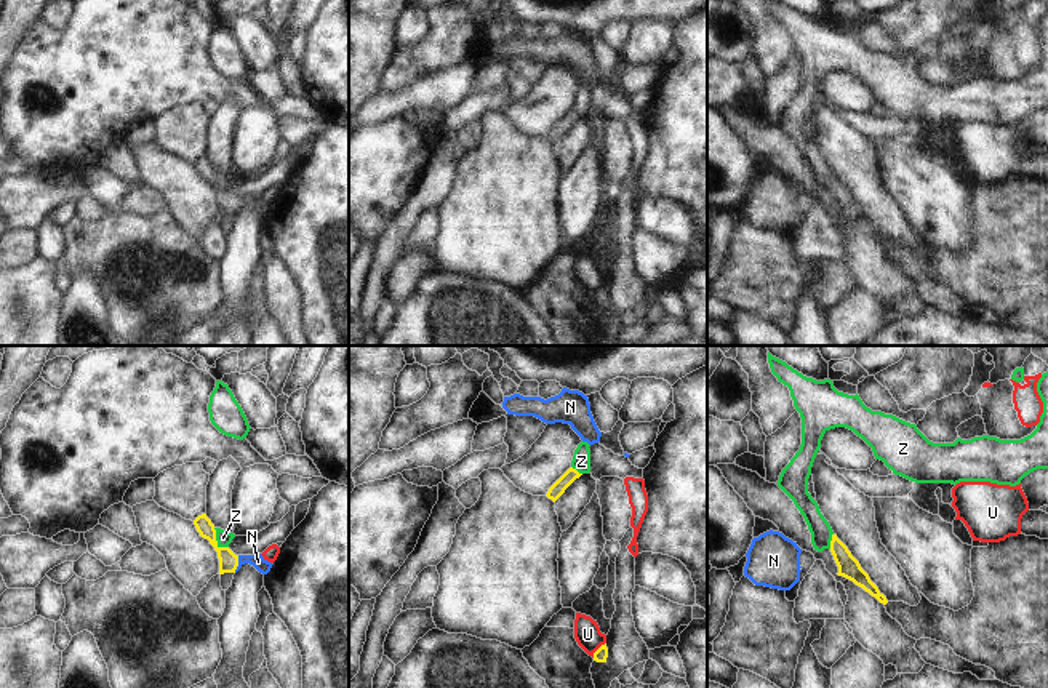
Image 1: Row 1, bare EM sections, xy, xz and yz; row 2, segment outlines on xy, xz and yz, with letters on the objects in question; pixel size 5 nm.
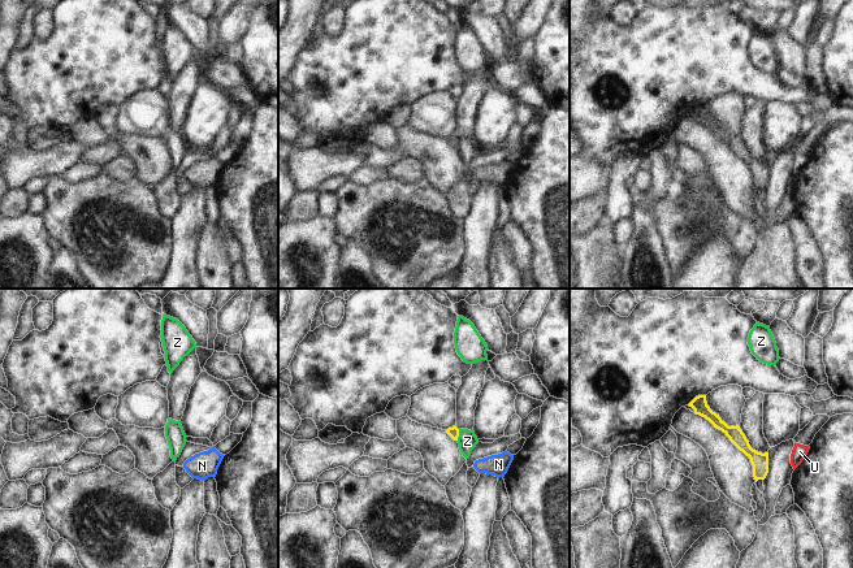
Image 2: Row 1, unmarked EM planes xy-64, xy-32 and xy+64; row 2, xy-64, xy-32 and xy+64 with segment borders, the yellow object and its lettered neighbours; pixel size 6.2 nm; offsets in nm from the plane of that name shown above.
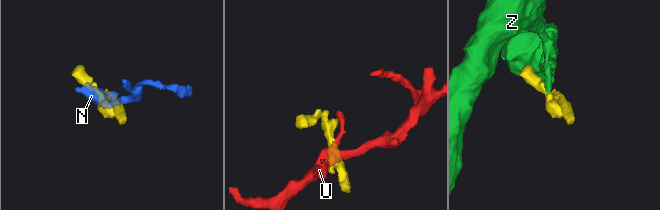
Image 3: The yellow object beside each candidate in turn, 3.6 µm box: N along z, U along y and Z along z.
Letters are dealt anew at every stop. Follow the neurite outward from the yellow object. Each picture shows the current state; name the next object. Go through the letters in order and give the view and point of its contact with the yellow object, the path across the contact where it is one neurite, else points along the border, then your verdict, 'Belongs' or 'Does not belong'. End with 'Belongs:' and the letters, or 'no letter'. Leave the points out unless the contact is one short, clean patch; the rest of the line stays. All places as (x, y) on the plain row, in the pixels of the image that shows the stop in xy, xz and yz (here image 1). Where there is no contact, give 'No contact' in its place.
N: Touches yellow at xy (237, 205). Path across: xy (228, 202), (237, 205), (258, 204). Belongs
U: Touches yellow at xz (597, 292). Boundary: xz (605, 284), (592, 298). Does not belong
Z: Touches yellow at xy (216, 183). Boundary: xy (213, 170), (216, 184), (228, 189). Does not belong
Belongs: N.

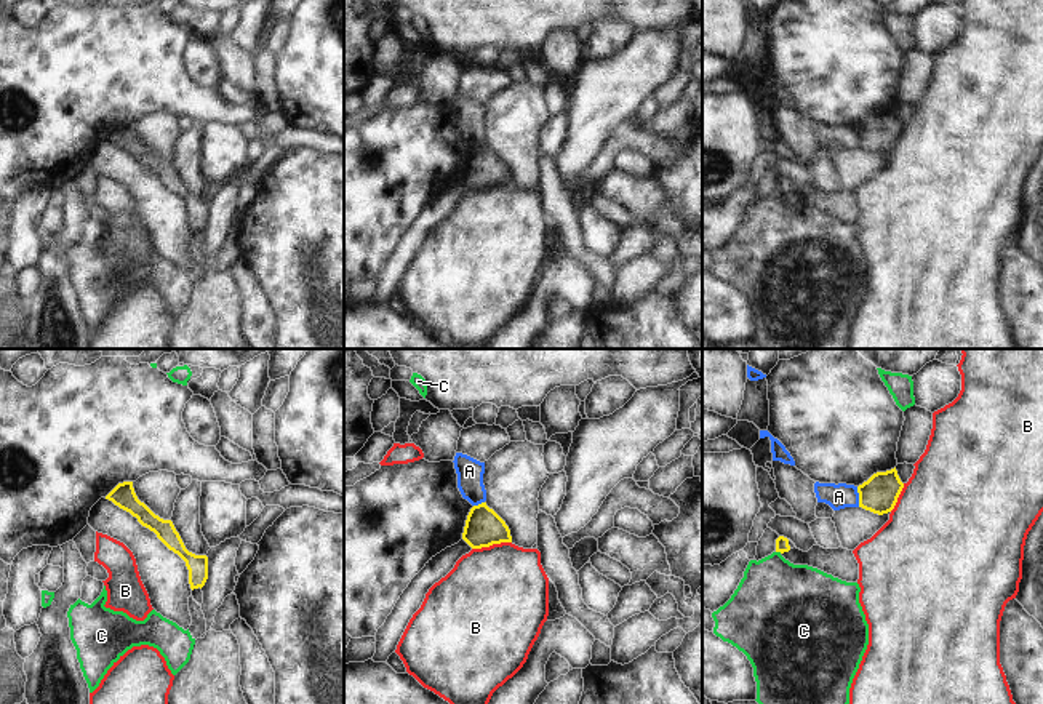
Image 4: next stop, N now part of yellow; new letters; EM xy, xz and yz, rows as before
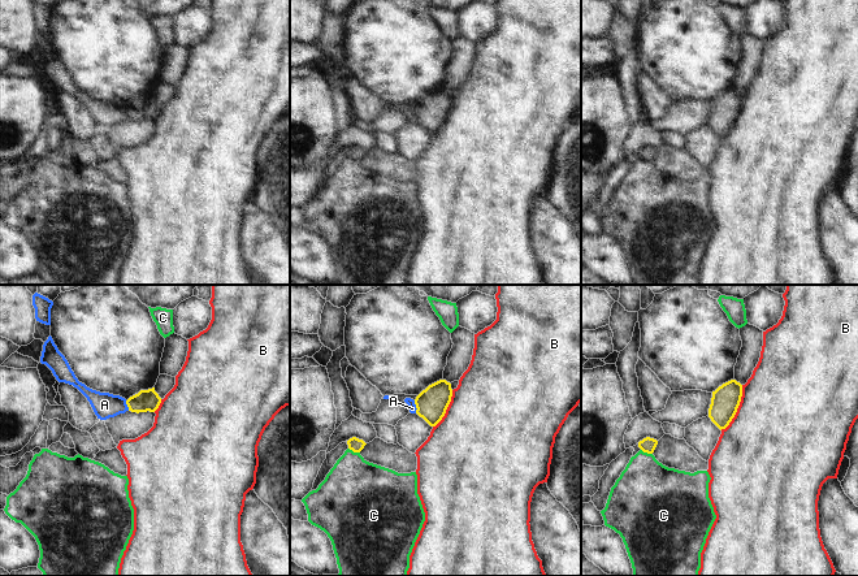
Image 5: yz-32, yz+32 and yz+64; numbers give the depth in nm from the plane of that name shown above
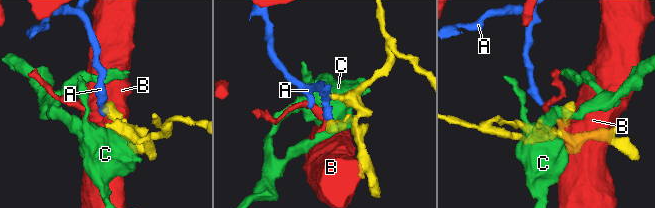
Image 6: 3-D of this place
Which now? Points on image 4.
A: Touches yellow at yz (859, 138). Boundary: yz (856, 128), (859, 148). Does not belong
B: Touches yellow at xz (491, 186). Boundary: xz (511, 183), (472, 191). Does not belong
C: Touches yellow at yz (779, 192). Does not belong
Belongs: no letter.

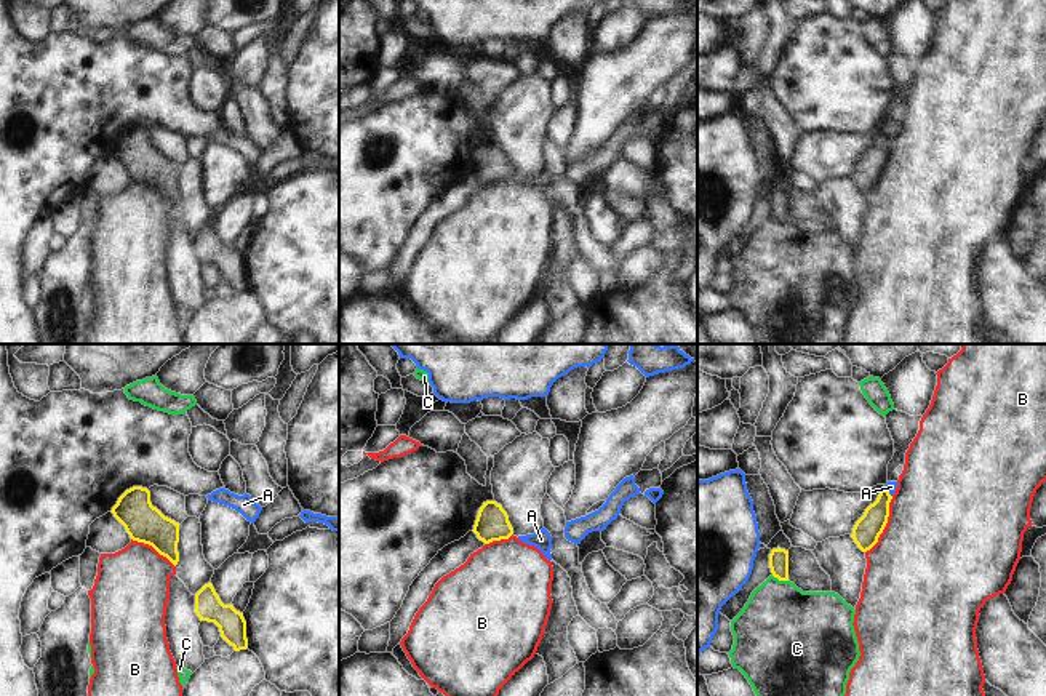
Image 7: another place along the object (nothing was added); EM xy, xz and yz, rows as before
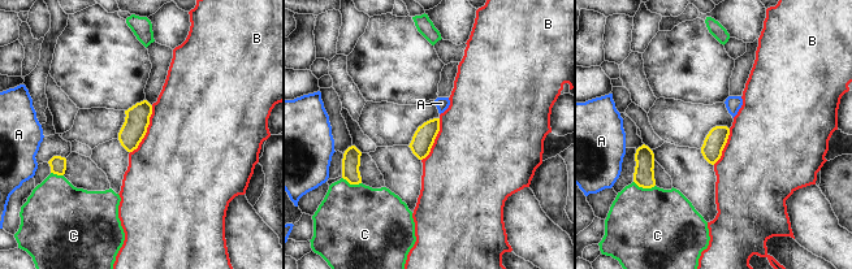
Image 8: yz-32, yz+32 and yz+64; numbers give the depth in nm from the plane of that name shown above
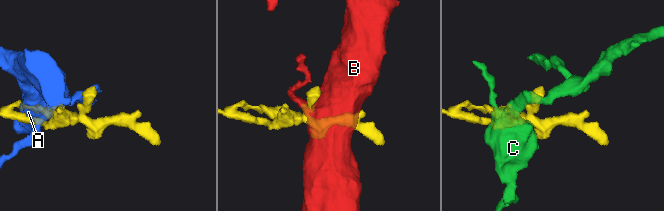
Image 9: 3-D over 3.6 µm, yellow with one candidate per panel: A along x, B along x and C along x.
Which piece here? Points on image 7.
A: Touches yellow at yz (888, 133). Does not belong
B: Touches yellow at yz (885, 167). Boundary: yz (893, 138), (888, 148), (888, 164), (878, 181), (866, 194). Does not belong
C: Touches yellow at yz (781, 221). Does not belong
Belongs: no letter.

